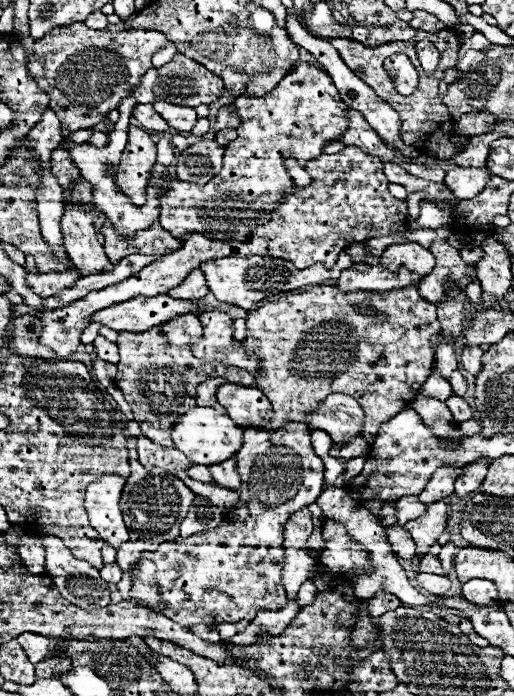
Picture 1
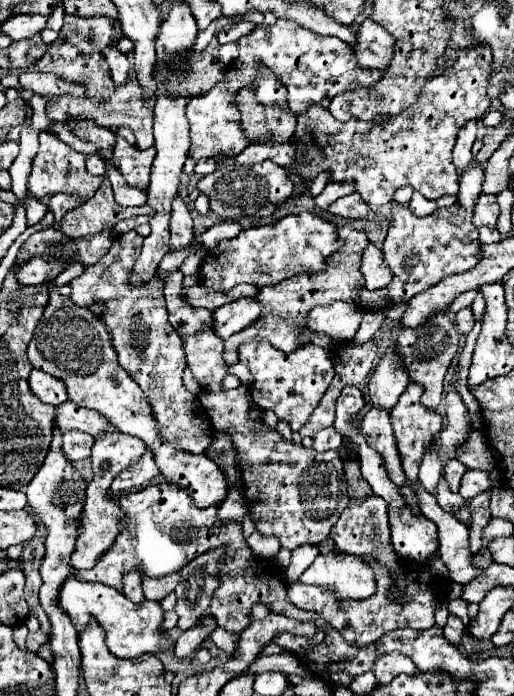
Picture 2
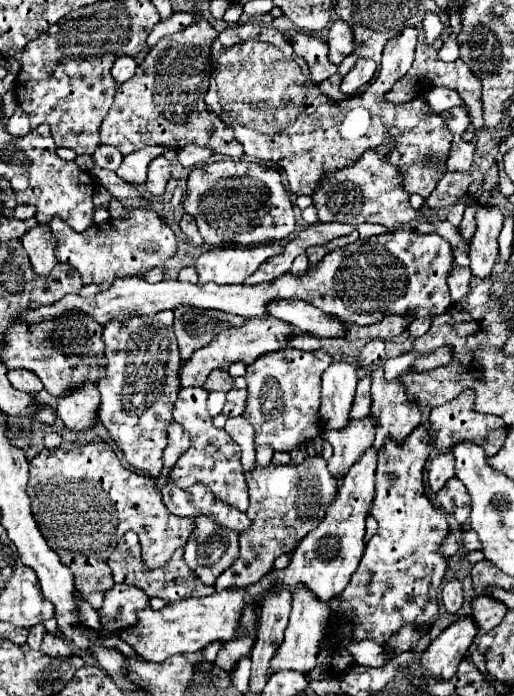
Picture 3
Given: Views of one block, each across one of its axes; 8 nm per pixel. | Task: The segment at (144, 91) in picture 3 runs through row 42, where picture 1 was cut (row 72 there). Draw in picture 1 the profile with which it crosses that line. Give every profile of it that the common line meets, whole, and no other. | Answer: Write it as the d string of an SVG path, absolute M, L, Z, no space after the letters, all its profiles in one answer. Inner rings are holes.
M174 54L168 64L158 68L158 84L154 86L156 100L196 108L216 102L222 92L222 78L182 54Z

